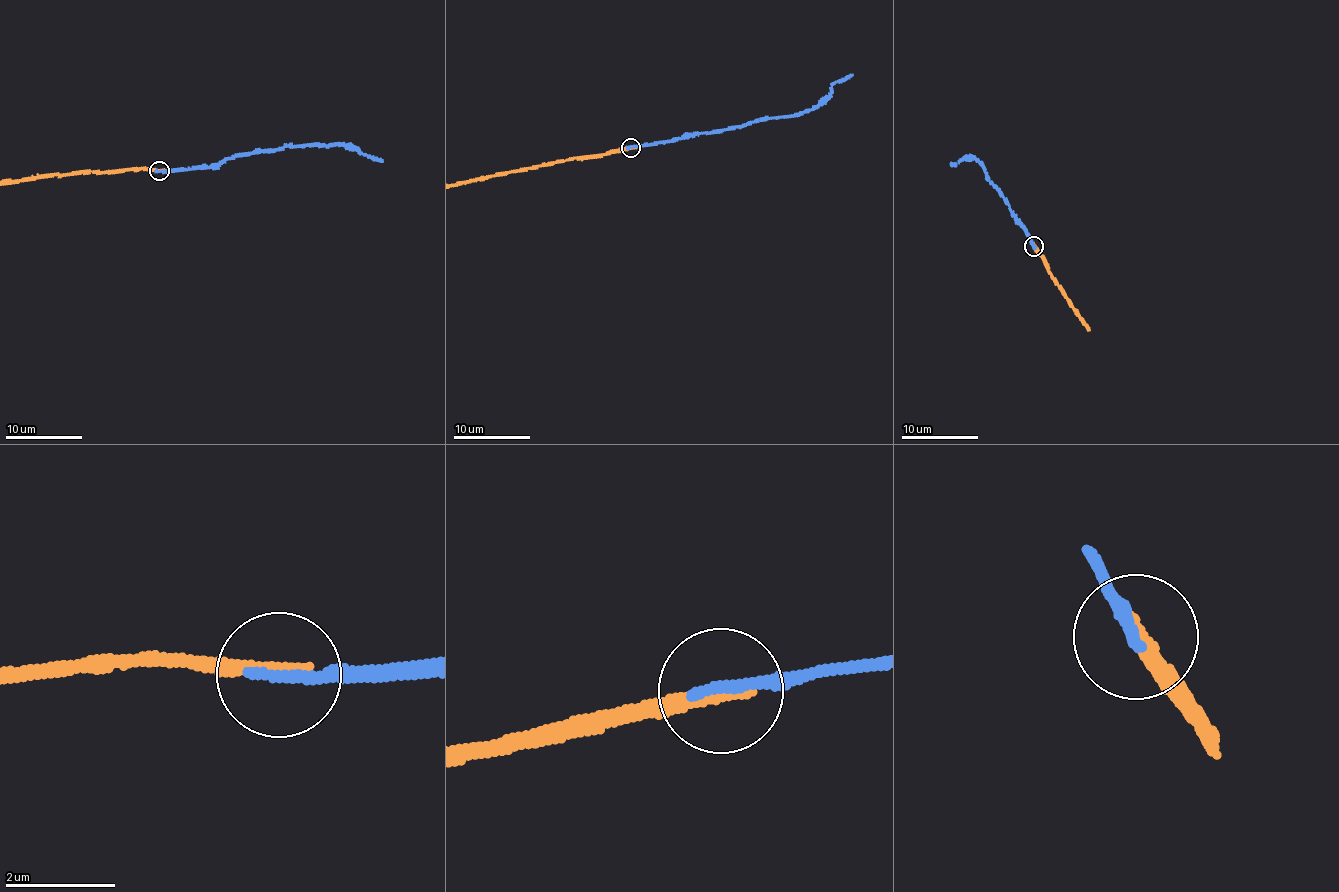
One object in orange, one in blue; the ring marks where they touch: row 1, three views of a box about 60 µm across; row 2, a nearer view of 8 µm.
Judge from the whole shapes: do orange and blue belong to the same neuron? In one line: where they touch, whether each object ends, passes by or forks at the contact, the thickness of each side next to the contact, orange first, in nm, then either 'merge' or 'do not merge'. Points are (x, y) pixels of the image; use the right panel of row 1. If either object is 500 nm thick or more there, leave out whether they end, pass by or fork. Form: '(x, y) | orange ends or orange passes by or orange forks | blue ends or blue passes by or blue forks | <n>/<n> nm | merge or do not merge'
(1034, 246) | orange ends | blue ends | 220/240 nm | merge

